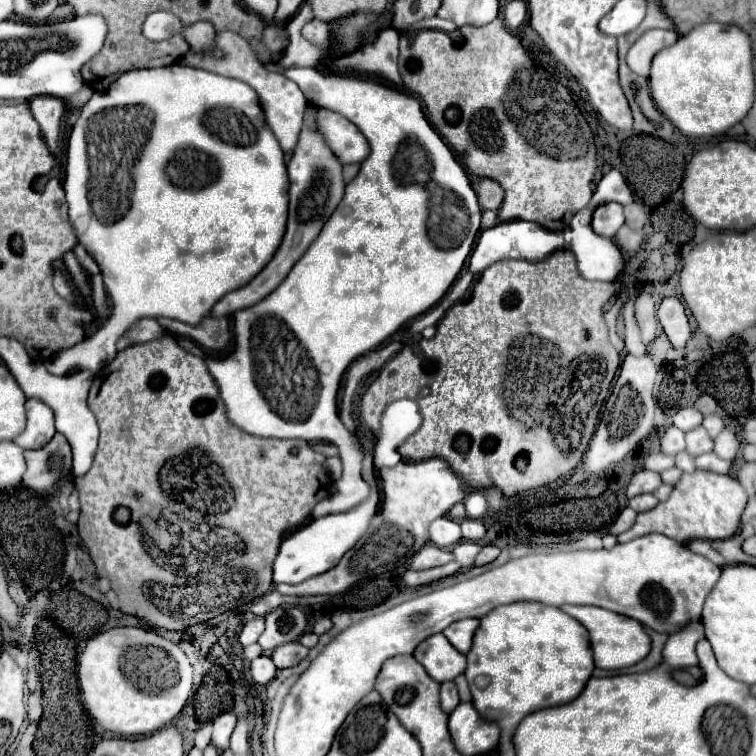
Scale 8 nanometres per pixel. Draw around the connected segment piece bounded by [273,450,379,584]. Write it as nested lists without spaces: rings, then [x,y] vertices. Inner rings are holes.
[[[365,452],[365,460],[363,460],[363,476],[365,480],[371,484],[373,488],[373,496],[369,496],[369,500],[365,500],[365,504],[359,504],[357,508],[353,508],[351,512],[341,512],[341,514],[327,514],[321,518],[315,518],[311,522],[307,522],[305,526],[297,528],[295,532],[291,532],[279,548],[279,554],[275,558],[273,564],[273,582],[285,582],[285,584],[299,584],[311,576],[323,574],[329,568],[337,566],[337,560],[341,560],[341,556],[353,548],[353,544],[367,532],[369,528],[369,520],[371,516],[375,516],[377,512],[377,502],[379,502],[379,494],[377,494],[377,482],[373,476],[373,458],[369,452]]]

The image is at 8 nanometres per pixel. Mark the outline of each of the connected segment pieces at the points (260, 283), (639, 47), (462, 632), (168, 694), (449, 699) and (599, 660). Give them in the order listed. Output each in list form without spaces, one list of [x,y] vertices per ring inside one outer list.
[[[307,106],[305,120],[303,120],[303,130],[301,130],[301,136],[299,136],[299,144],[297,144],[297,148],[293,152],[291,162],[287,164],[287,172],[289,172],[289,184],[291,184],[289,186],[289,220],[287,220],[287,232],[283,236],[283,242],[281,242],[279,250],[275,252],[271,262],[247,286],[237,288],[237,290],[229,292],[227,296],[223,296],[211,308],[213,316],[231,316],[237,310],[253,306],[261,298],[269,296],[287,278],[293,264],[305,254],[305,250],[317,238],[323,224],[333,214],[333,210],[337,208],[337,204],[339,204],[339,200],[343,196],[345,182],[343,182],[343,176],[341,176],[341,162],[333,156],[333,152],[327,148],[323,136],[317,132],[315,108],[313,106]]]
[[[647,30],[643,36],[637,38],[637,42],[629,48],[627,52],[627,66],[639,74],[639,76],[649,76],[651,60],[653,56],[671,44],[677,42],[677,32],[675,30]]]
[[[465,618],[465,620],[453,622],[449,628],[445,628],[443,636],[445,636],[461,654],[467,654],[469,648],[471,648],[471,642],[473,642],[473,636],[475,636],[477,626],[479,626],[479,620],[477,620],[477,618]]]
[[[111,628],[107,632],[101,632],[97,634],[95,638],[91,638],[79,658],[79,686],[81,686],[81,694],[83,694],[83,704],[87,708],[87,712],[109,732],[115,732],[119,736],[147,736],[147,734],[153,734],[157,732],[159,728],[163,728],[165,724],[169,724],[185,706],[187,698],[191,696],[191,688],[193,688],[193,668],[191,668],[191,662],[189,658],[185,656],[185,652],[173,644],[171,640],[165,640],[161,638],[153,628]]]
[[[455,682],[441,684],[441,708],[443,708],[443,712],[451,714],[457,704],[459,704],[459,694],[457,694]]]
[[[565,604],[565,606],[561,606],[561,610],[587,628],[597,668],[603,668],[603,670],[627,668],[627,666],[637,664],[639,660],[643,660],[651,650],[649,636],[645,634],[643,626],[633,618],[615,614],[611,610],[597,608],[597,606],[569,606],[569,604]]]

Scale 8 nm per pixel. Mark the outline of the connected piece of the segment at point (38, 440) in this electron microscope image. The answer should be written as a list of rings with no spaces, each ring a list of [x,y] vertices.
[[[37,398],[27,400],[25,410],[27,410],[27,426],[13,442],[17,442],[25,450],[35,450],[45,446],[55,434],[53,410]]]

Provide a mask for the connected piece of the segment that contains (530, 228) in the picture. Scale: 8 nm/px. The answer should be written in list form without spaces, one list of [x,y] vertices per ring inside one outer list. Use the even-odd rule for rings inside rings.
[[[521,220],[501,222],[501,224],[493,226],[493,228],[489,228],[481,234],[481,238],[477,242],[477,248],[469,258],[469,270],[473,274],[479,274],[487,268],[487,264],[507,260],[507,258],[519,258],[519,260],[527,260],[527,262],[541,262],[549,254],[553,254],[555,250],[561,250],[561,248],[563,248],[561,232],[545,230],[535,222],[521,222]]]

